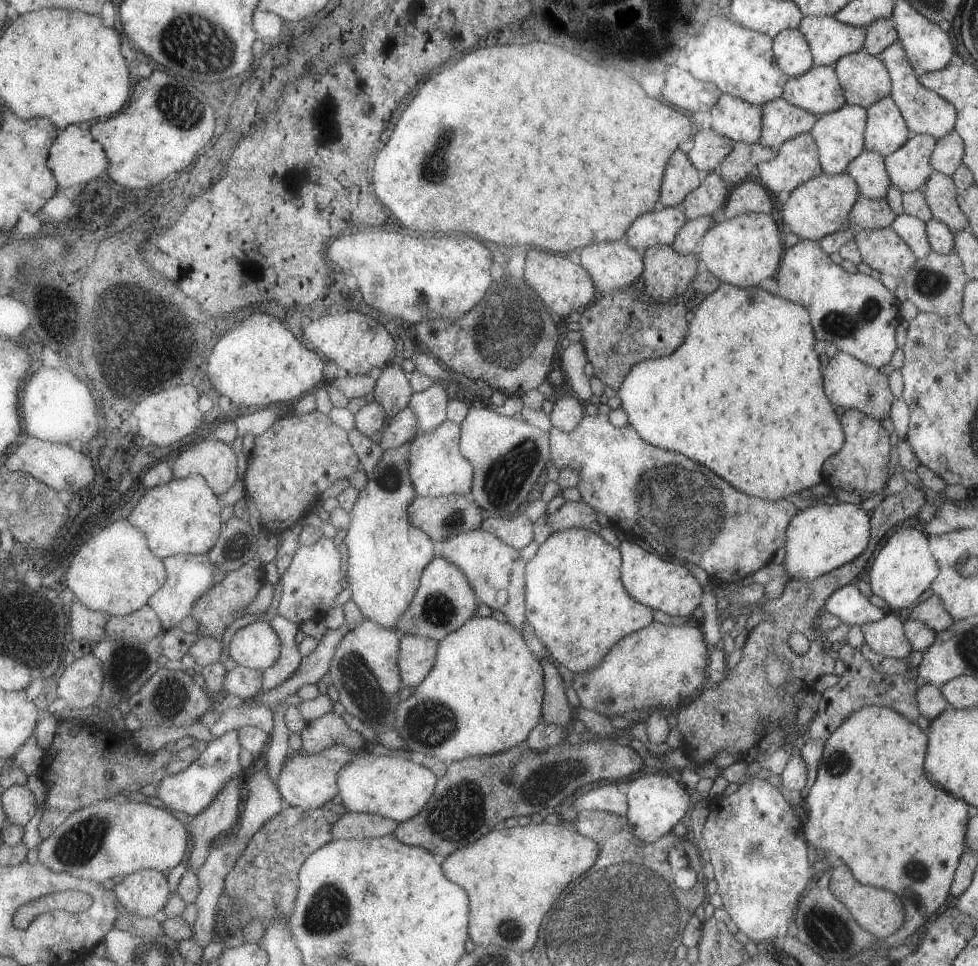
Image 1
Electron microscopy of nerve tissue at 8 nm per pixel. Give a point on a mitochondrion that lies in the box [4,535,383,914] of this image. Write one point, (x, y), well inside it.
(76, 847)

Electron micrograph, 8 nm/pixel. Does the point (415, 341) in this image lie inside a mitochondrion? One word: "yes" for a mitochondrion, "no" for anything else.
no

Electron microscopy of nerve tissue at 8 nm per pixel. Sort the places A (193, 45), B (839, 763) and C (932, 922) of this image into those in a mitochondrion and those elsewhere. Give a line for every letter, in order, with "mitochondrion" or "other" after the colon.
A: mitochondrion
B: mitochondrion
C: other

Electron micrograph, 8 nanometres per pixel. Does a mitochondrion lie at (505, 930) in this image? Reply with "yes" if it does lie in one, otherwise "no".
yes

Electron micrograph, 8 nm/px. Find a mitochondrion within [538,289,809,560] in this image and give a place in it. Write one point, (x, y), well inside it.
(704, 461)

